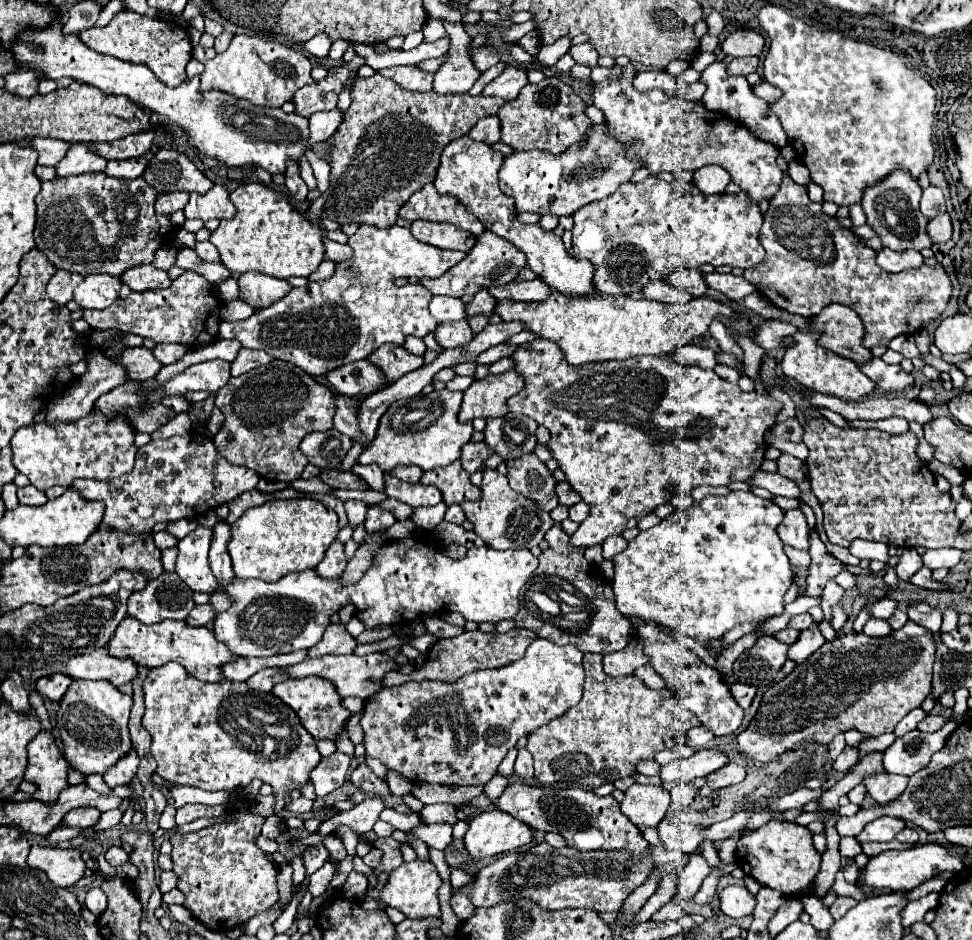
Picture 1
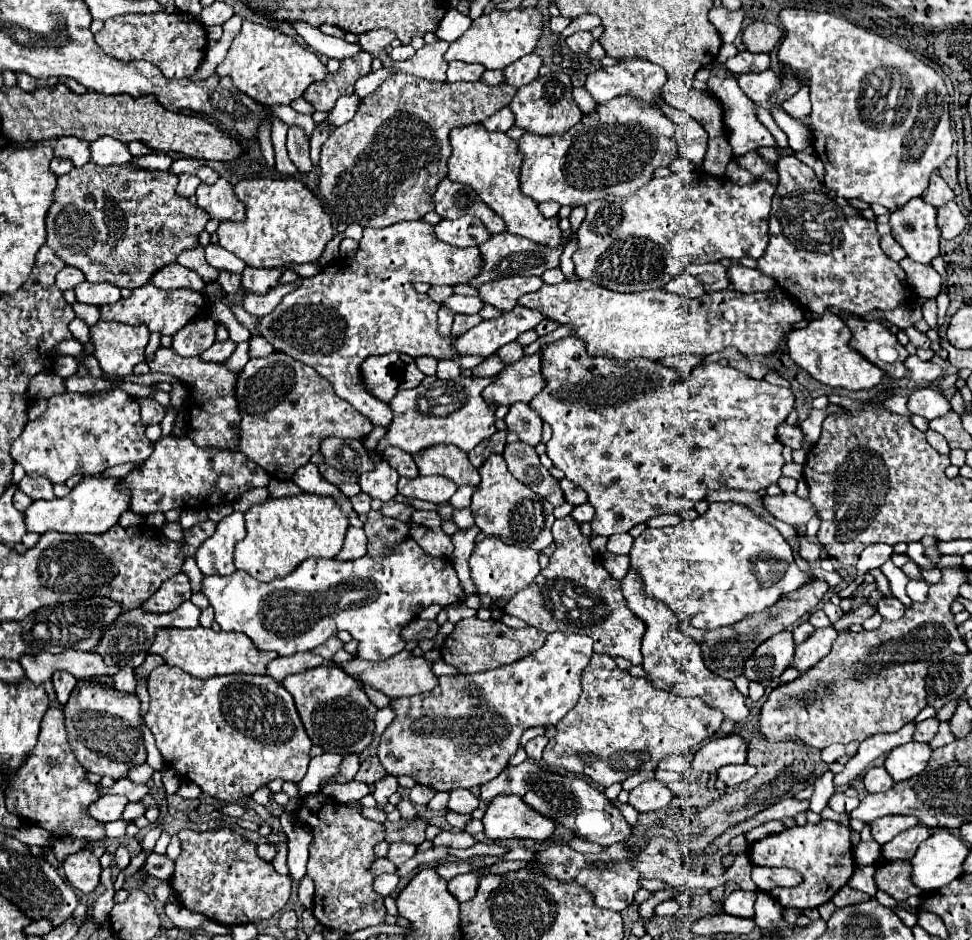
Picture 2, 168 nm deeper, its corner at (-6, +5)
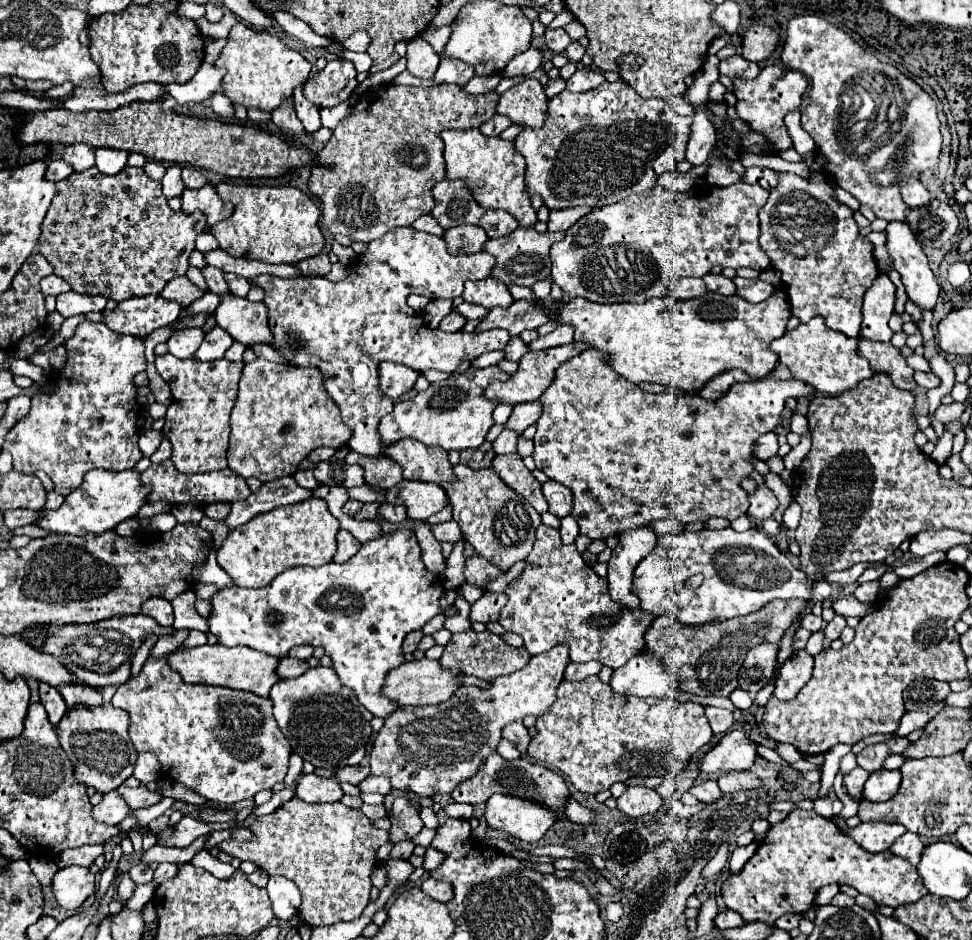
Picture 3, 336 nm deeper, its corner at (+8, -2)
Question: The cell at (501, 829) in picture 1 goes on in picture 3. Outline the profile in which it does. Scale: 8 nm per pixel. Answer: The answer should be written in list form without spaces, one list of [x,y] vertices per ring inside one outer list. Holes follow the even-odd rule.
[[[493,794],[487,800],[485,818],[491,828],[503,830],[527,844],[541,840],[557,820],[547,806],[505,794]]]

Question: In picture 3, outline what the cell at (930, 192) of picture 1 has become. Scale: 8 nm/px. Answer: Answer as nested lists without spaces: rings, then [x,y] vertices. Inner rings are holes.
[[[909,178],[909,180],[901,186],[901,196],[903,196],[903,202],[905,202],[909,208],[929,204],[929,192],[927,192],[927,188],[919,182],[919,178]]]

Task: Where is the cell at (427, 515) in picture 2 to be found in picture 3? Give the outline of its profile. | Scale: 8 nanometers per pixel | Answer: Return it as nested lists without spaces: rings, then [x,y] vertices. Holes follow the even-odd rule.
[[[449,520],[449,522],[441,522],[437,526],[433,526],[433,534],[439,542],[461,542],[463,540],[463,534],[461,534],[461,528],[457,526],[455,520]]]

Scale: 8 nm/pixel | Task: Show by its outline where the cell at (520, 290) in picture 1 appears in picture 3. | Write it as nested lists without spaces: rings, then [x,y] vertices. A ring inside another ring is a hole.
[[[495,278],[465,282],[465,290],[463,290],[461,298],[465,302],[479,304],[479,306],[485,306],[489,310],[495,308],[495,306],[507,308],[507,306],[513,304],[513,298],[511,298],[507,286],[501,284],[501,282],[497,282]]]

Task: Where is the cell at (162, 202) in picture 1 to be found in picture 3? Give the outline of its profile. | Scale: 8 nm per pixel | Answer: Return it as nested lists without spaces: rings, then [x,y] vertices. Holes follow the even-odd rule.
[[[169,166],[165,176],[163,176],[163,194],[167,198],[173,198],[173,196],[181,196],[181,192],[185,190],[185,184],[181,180],[181,166]]]

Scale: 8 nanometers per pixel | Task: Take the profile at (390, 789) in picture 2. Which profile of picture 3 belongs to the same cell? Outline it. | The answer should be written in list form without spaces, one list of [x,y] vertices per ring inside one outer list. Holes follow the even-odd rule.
[[[369,776],[359,784],[361,792],[379,792],[379,794],[389,794],[391,792],[391,782],[385,776]]]

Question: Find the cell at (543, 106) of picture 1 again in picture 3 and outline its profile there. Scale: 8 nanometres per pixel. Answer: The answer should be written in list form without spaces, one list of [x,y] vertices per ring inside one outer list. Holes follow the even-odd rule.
[[[525,78],[523,82],[511,86],[499,96],[497,114],[505,114],[513,124],[519,126],[543,126],[547,112],[547,96],[543,84],[535,78]]]

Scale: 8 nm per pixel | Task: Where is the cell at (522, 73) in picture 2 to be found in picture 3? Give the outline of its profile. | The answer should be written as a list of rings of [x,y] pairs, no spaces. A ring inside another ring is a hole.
[[[529,48],[521,54],[517,54],[517,58],[513,58],[507,68],[505,68],[505,76],[529,76],[533,70],[537,70],[541,66],[541,60],[543,60],[543,52],[539,48]]]

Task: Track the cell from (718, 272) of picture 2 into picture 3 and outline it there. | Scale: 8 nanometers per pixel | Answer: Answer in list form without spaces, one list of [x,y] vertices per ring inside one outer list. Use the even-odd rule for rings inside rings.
[[[705,274],[705,284],[711,292],[717,292],[717,294],[723,294],[723,296],[733,296],[735,294],[735,286],[733,286],[733,280],[731,278],[725,278],[725,276],[715,276],[715,274]]]

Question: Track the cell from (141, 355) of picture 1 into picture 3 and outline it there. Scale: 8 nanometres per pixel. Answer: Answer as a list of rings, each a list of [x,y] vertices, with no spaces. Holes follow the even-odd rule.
[[[171,354],[157,356],[155,358],[157,372],[163,380],[171,386],[172,403],[165,416],[165,428],[163,436],[171,442],[171,462],[179,472],[211,472],[211,470],[223,470],[227,468],[227,444],[229,444],[229,414],[235,406],[237,398],[237,386],[243,370],[243,362],[229,362],[225,358],[213,360],[213,362],[201,362],[197,358],[175,358]]]

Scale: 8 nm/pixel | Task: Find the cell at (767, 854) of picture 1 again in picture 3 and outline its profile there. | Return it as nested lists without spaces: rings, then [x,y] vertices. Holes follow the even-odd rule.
[[[793,810],[783,822],[775,824],[765,840],[759,844],[759,850],[755,852],[753,858],[745,862],[739,874],[731,874],[723,886],[721,886],[721,896],[725,900],[725,906],[737,914],[745,922],[769,922],[775,924],[775,920],[787,912],[803,914],[813,906],[815,894],[821,886],[827,884],[847,884],[853,886],[859,894],[871,896],[879,906],[903,906],[903,904],[913,904],[927,894],[925,884],[921,882],[921,876],[917,874],[917,868],[911,866],[909,862],[901,860],[901,856],[895,856],[891,852],[879,852],[871,854],[867,850],[861,850],[847,834],[843,834],[837,824],[829,818],[823,818],[815,814],[813,810]]]

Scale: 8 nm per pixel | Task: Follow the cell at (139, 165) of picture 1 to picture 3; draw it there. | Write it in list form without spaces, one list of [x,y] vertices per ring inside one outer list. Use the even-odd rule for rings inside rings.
[[[149,160],[149,162],[147,162],[147,166],[145,166],[143,170],[145,170],[145,174],[147,174],[149,178],[153,178],[153,180],[161,180],[167,168],[165,168],[163,164],[155,162],[155,160]]]

